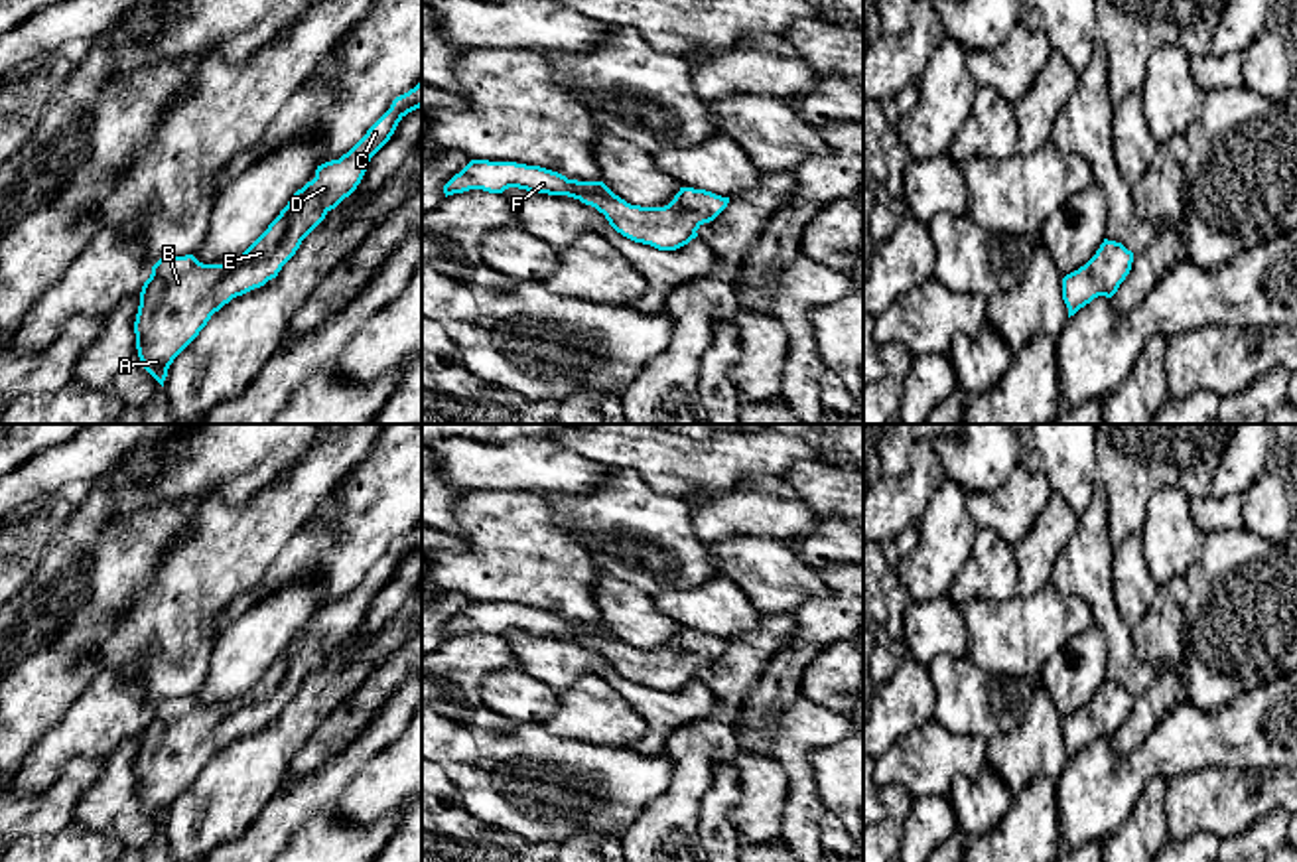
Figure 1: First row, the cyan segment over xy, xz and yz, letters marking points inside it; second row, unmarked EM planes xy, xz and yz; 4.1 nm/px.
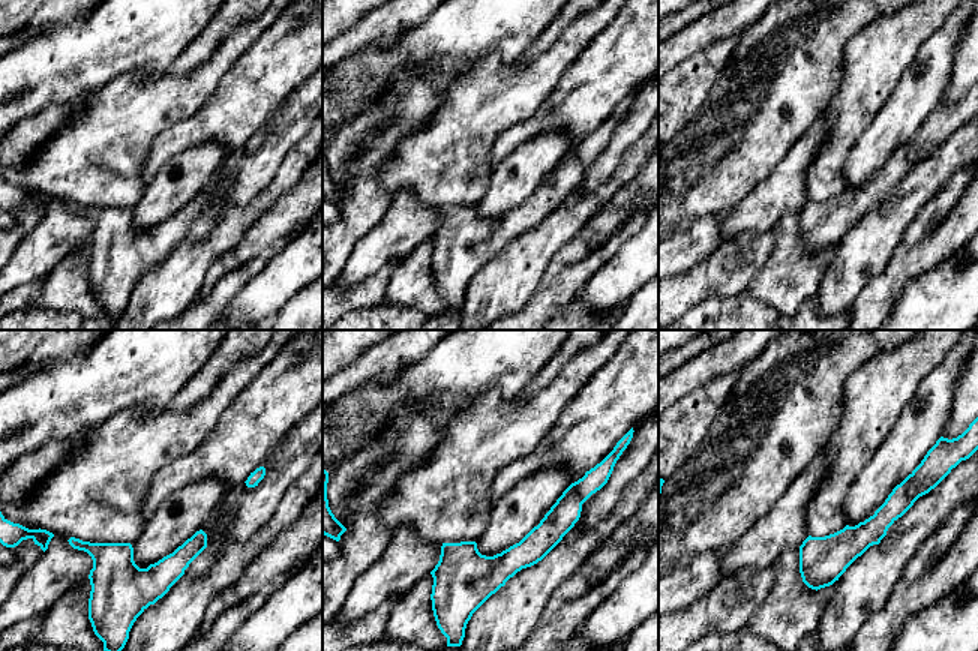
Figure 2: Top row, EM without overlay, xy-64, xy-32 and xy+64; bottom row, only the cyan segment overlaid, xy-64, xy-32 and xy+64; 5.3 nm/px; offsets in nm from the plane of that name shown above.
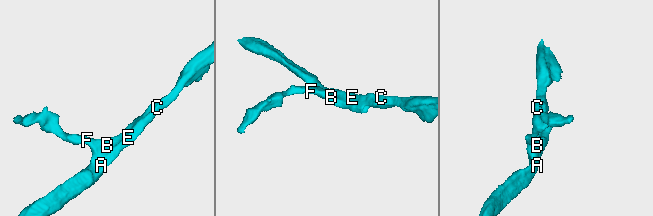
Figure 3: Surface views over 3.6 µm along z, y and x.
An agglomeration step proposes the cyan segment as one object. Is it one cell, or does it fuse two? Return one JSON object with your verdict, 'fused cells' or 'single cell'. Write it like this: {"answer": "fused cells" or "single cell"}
{"answer": "single cell"}

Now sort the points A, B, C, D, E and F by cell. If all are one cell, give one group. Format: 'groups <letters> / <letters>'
groups A B C D E F

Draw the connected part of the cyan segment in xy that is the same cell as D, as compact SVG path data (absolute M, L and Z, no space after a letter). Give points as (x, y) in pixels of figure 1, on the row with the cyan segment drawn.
M422 81L396 97L347 154L317 166L315 178L292 195L240 256L223 264L203 264L193 254L164 256L152 266L140 292L134 333L144 369L162 387L173 359L211 316L233 298L276 278L302 241L357 189L371 158L390 140L398 122L420 107Z

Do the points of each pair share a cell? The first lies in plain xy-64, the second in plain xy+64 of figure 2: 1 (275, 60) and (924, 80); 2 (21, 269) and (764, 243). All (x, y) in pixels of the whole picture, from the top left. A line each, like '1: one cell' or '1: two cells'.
1: two cells
2: two cells

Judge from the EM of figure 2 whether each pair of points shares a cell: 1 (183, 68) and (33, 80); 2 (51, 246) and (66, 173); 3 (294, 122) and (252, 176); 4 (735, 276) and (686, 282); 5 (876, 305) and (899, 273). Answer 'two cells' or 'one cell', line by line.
1: two cells
2: two cells
3: one cell
4: one cell
5: one cell

